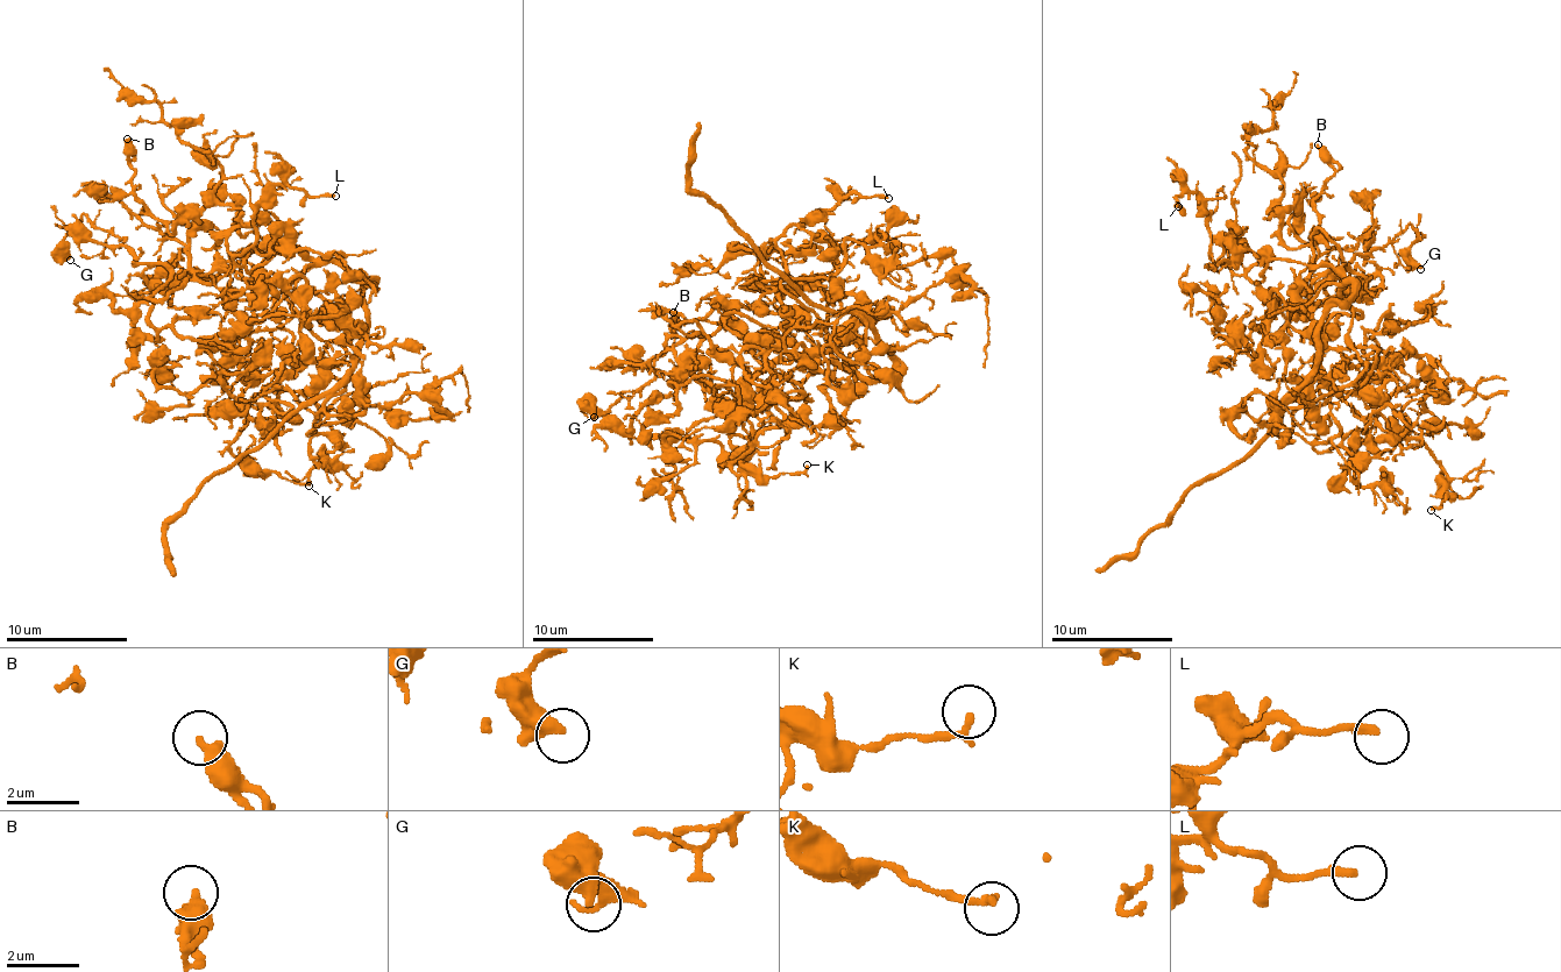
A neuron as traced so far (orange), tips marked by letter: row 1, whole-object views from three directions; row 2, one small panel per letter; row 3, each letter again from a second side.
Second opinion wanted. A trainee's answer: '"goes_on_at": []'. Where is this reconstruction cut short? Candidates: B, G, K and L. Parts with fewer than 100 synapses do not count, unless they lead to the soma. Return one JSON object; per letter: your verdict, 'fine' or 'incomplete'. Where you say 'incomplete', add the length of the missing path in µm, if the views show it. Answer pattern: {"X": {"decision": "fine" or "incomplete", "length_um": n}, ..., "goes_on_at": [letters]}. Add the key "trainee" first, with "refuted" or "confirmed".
{"trainee": "confirmed", "B": {"decision": "fine"}, "G": {"decision": "fine"}, "K": {"decision": "fine"}, "L": {"decision": "fine"}, "goes_on_at": []}

